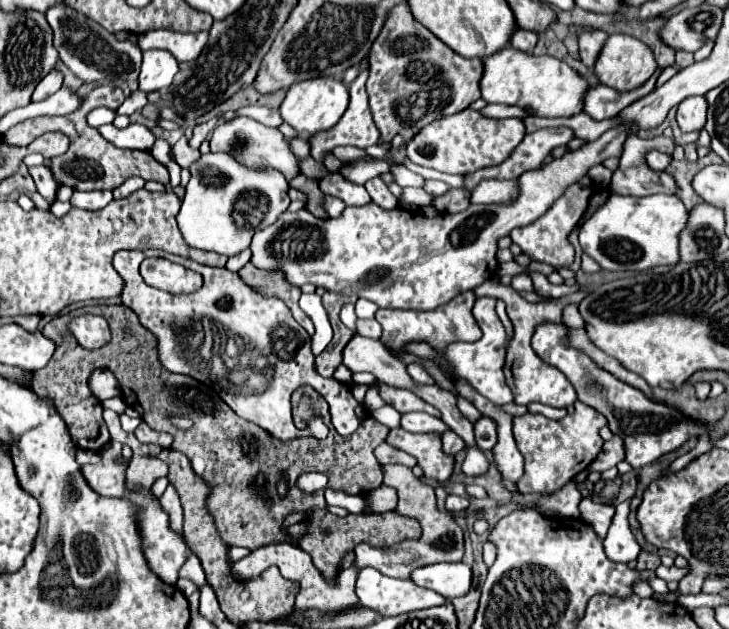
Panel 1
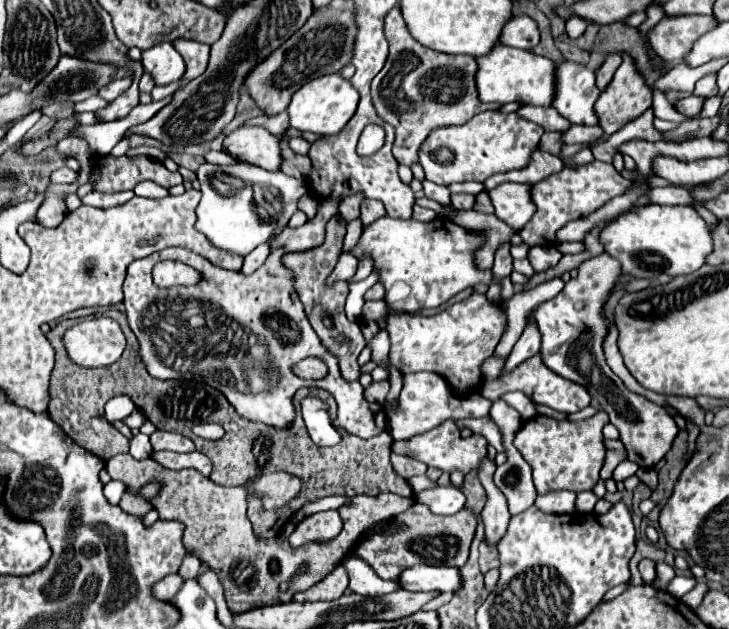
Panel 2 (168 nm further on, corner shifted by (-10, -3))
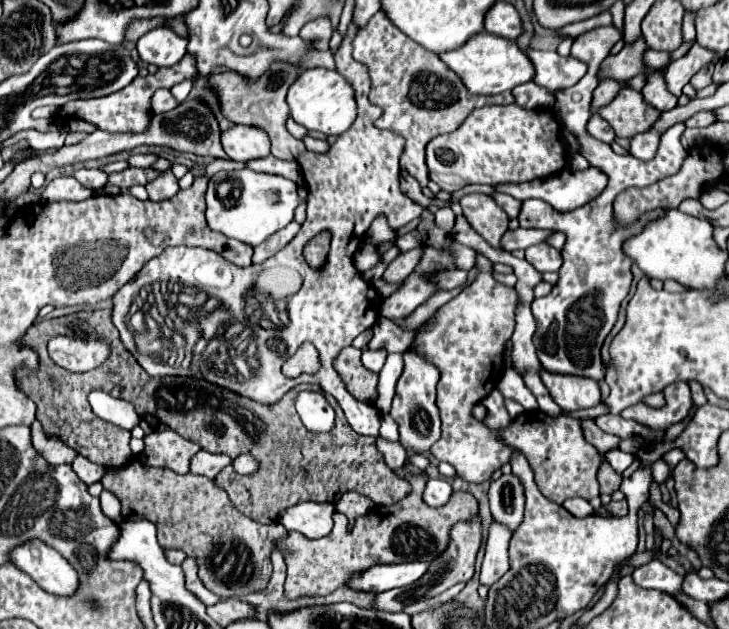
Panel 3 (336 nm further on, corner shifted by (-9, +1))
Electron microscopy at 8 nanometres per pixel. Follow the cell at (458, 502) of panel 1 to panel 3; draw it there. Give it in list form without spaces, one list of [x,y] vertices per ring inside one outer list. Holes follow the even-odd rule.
[[[430,478],[426,482],[426,488],[424,488],[424,502],[430,504],[432,508],[440,508],[440,506],[444,506],[450,500],[452,492],[454,490],[452,490],[452,486],[446,480],[442,480],[442,478],[432,480]]]

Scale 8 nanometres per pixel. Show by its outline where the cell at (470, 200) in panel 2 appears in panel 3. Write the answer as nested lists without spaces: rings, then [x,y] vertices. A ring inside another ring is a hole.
[[[466,194],[460,198],[462,212],[470,226],[496,250],[500,250],[500,240],[508,230],[508,216],[496,202],[486,194]]]

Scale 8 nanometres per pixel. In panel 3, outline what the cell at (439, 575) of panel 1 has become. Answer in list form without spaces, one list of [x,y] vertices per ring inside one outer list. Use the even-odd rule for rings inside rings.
[[[404,562],[404,564],[380,564],[370,568],[362,576],[354,576],[348,586],[366,592],[384,592],[414,584],[428,572],[426,562]]]

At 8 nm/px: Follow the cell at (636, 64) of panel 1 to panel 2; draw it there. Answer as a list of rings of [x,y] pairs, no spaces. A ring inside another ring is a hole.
[[[623,56],[611,84],[595,102],[599,126],[603,128],[605,136],[611,136],[627,122],[639,118],[647,108],[651,108],[651,88],[637,74],[633,60]]]

